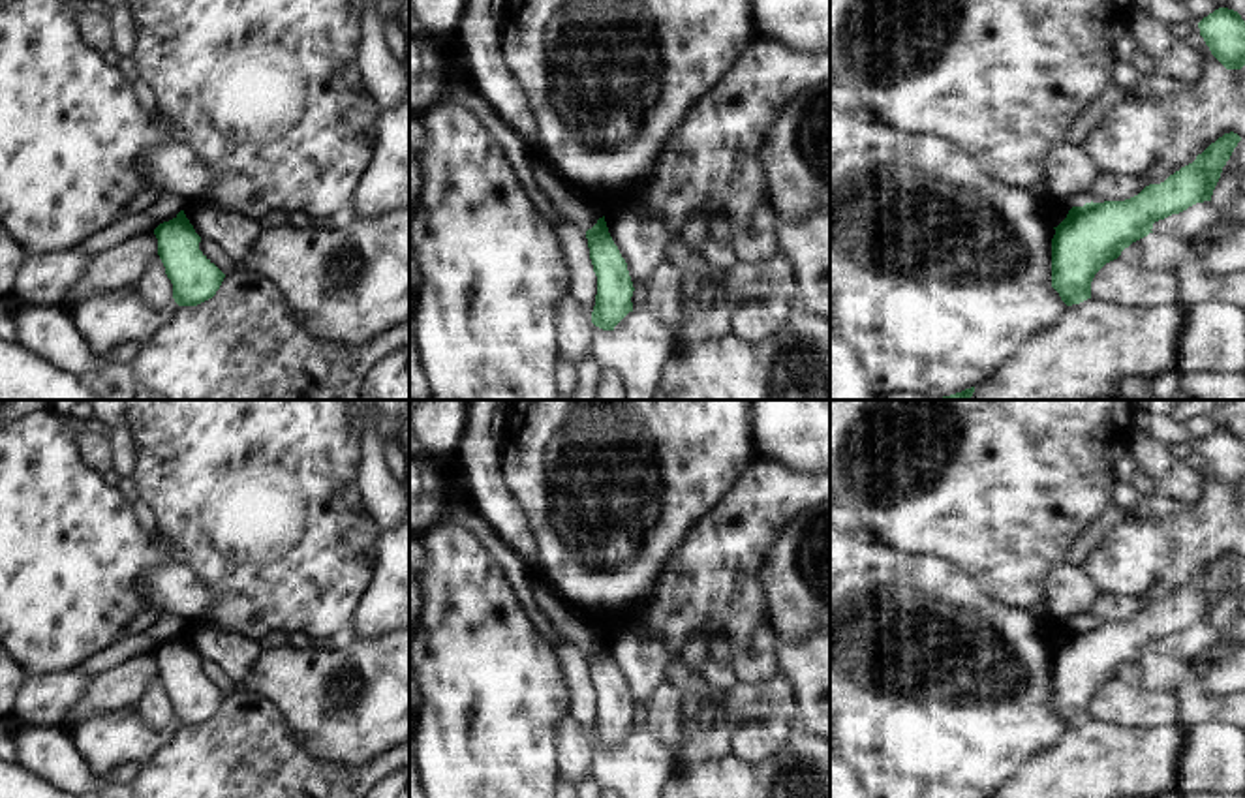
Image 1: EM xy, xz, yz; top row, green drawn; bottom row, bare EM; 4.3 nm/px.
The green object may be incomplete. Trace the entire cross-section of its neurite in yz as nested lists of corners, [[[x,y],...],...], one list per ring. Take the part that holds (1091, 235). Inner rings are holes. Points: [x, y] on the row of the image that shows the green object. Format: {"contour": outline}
{"contour": [[[1234,131],[1211,143],[1196,160],[1160,184],[1125,201],[1072,207],[1053,227],[1052,287],[1067,306],[1091,299],[1095,274],[1132,242],[1153,233],[1153,223],[1211,201],[1222,167],[1241,137]]]}

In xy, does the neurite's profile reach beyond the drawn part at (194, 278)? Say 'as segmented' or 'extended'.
as segmented

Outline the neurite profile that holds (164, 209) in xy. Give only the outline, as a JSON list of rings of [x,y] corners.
[[[161,195],[150,208],[145,210],[145,214],[150,216],[158,227],[160,223],[177,218],[177,214],[180,210],[182,208],[180,208],[178,201],[175,201],[167,195]]]

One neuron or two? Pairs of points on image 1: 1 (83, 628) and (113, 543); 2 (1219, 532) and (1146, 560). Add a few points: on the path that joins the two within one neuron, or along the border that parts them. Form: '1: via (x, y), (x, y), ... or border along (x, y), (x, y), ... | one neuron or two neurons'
1: via (83, 607), (83, 571), (92, 562) | one neuron
2: border along (1165, 528), (1172, 545), (1172, 566), (1150, 588) | two neurons

